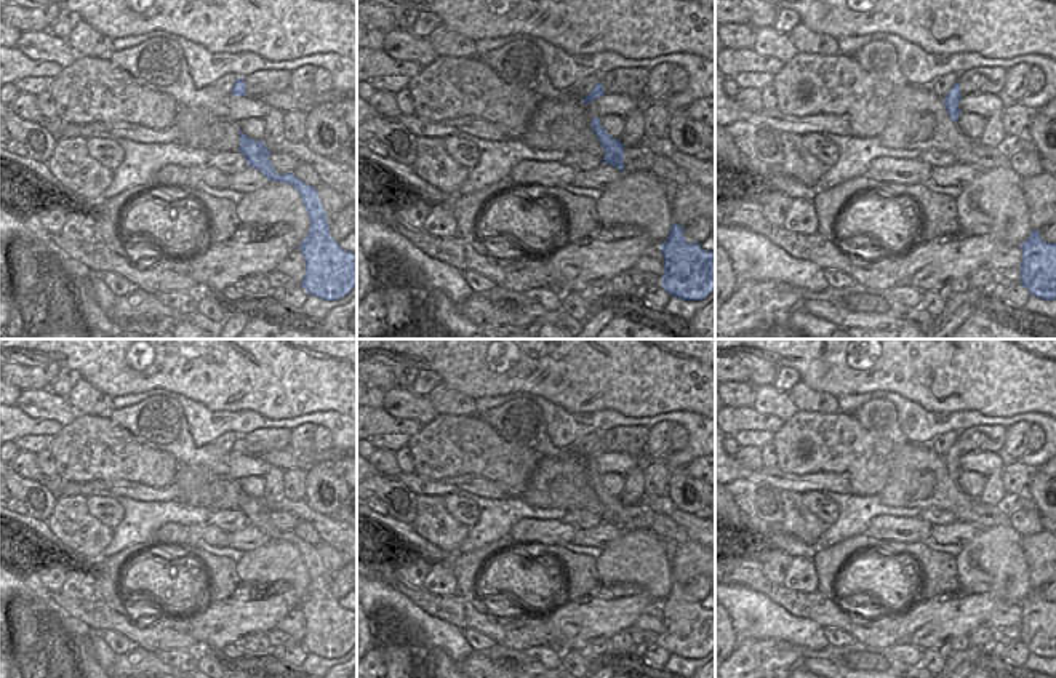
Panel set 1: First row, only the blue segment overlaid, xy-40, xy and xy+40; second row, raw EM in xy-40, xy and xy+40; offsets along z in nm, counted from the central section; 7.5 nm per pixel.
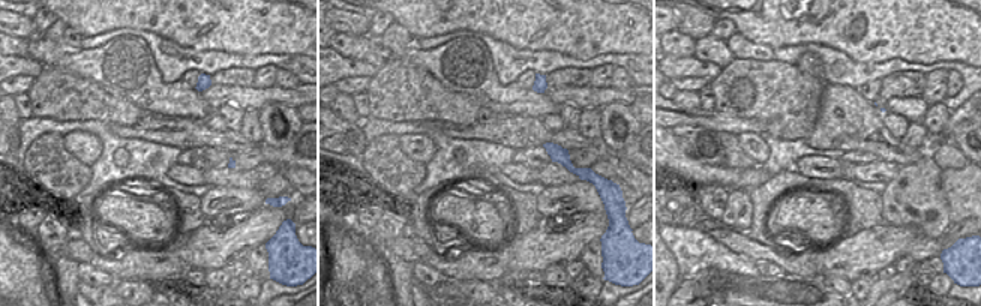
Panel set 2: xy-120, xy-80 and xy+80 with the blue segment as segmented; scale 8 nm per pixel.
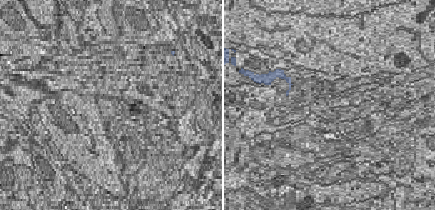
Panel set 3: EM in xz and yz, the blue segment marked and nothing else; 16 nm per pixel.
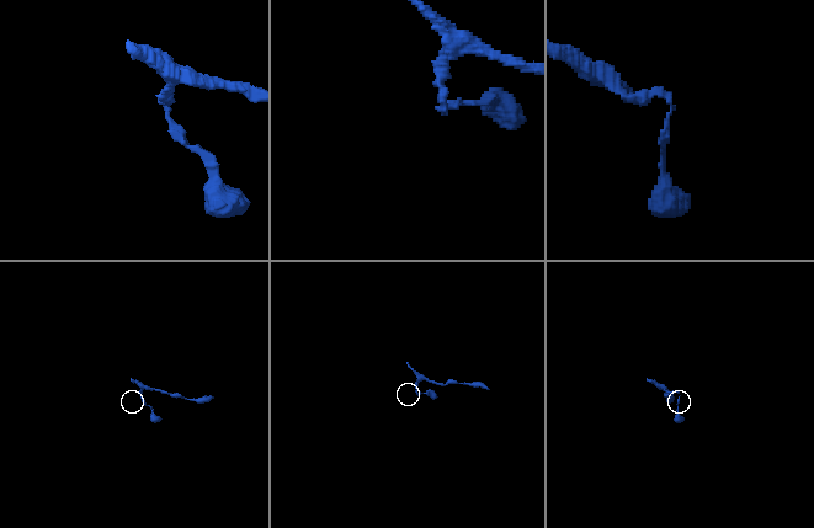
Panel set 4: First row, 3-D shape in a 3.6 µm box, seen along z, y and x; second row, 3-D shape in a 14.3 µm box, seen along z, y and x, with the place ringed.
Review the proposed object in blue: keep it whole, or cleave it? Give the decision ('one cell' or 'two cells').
one cell

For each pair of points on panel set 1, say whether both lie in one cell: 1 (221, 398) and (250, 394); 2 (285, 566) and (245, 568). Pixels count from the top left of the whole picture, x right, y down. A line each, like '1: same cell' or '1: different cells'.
1: same cell
2: same cell

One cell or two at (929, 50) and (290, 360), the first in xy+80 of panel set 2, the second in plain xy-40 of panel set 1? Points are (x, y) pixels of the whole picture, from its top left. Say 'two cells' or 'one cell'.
one cell

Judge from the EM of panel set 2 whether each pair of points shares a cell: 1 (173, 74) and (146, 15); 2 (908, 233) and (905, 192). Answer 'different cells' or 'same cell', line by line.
1: different cells
2: different cells

